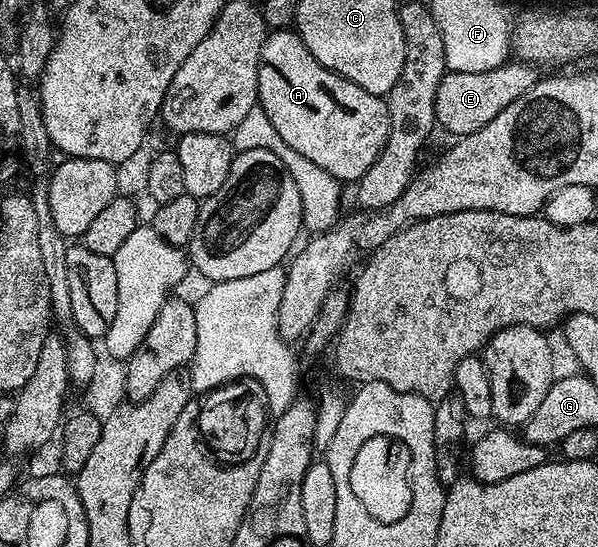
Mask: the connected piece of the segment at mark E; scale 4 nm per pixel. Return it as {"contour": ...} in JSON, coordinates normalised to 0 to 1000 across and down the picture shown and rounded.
{"contour":[[[849,112],[839,122],[816,130],[753,128],[741,137],[737,155],[732,157],[732,177],[726,185],[729,227],[737,236],[741,232],[751,239],[758,250],[773,250],[793,239],[803,239],[806,232],[818,229],[818,221],[824,221],[824,214],[831,214],[831,207],[838,207],[838,199],[851,199],[851,192],[858,192],[865,177],[885,170],[885,163],[891,163],[903,144],[903,132],[890,117],[873,112]]]}

